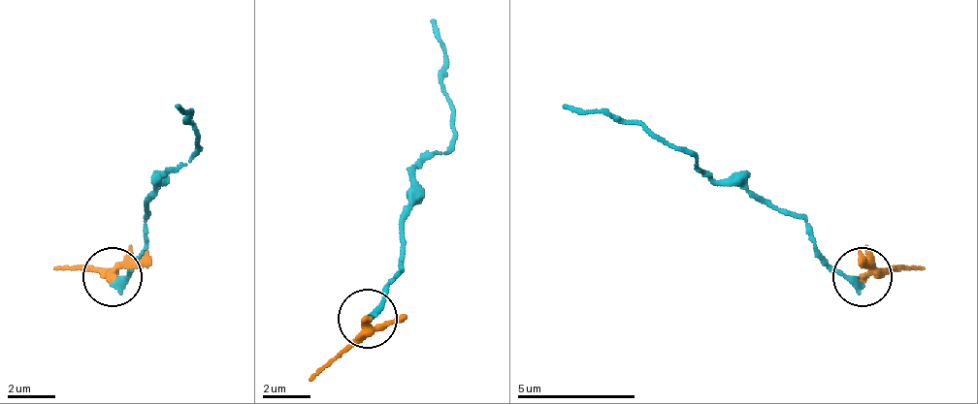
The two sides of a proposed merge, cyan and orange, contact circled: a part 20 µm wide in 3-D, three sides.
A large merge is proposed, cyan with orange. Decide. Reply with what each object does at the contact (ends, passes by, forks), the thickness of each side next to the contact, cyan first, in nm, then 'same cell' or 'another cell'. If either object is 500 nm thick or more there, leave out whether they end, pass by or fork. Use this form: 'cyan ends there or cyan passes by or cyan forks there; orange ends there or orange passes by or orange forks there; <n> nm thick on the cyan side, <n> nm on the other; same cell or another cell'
cyan ends there; orange passes by; 320 nm thick on the cyan side, 260 nm on the other; another cell

